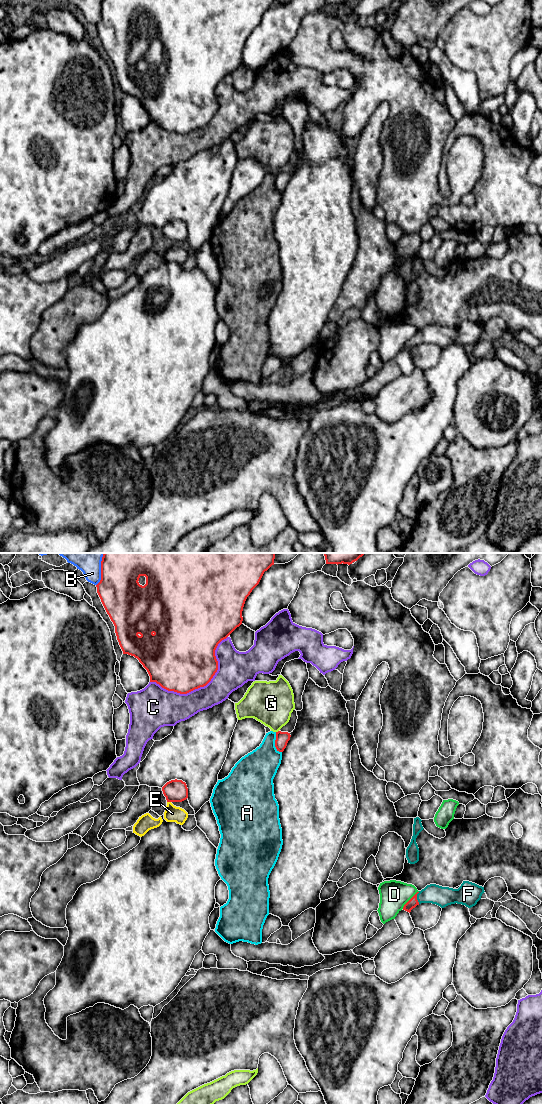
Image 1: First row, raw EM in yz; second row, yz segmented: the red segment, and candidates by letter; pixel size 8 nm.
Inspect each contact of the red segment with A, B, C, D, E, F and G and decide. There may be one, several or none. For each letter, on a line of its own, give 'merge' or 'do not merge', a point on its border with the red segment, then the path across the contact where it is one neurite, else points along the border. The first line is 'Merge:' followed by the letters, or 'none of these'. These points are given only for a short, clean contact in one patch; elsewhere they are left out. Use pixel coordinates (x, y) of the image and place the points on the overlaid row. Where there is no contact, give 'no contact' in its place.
Merge: F
A: do not merge; meets red in yz at (275, 743)
B: do not merge; meets red in yz at (101, 569)
C: do not merge; meets red in yz at (202, 686)
D: do not merge; meets red in yz at (409, 900)
E: do not merge; meets red in yz at (169, 801)
F: merge; meets red in yz at (416, 898); runs through yz (413, 902), (416, 898), (422, 896), (442, 896)
G: do not merge; meets red in yz at (278, 731)

